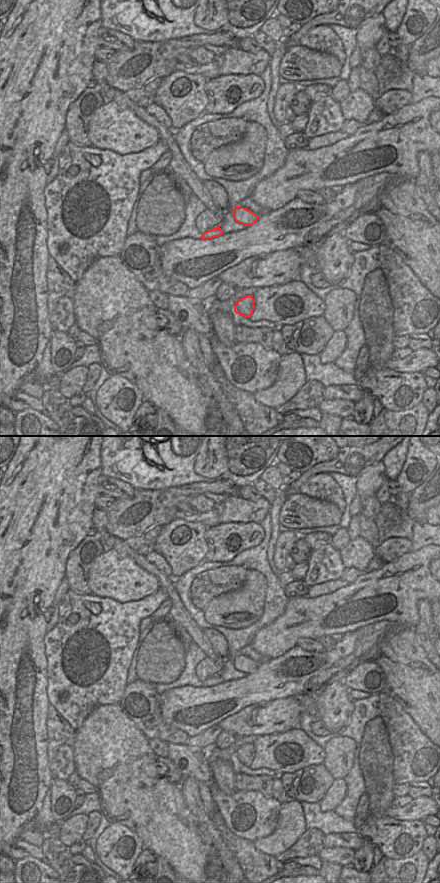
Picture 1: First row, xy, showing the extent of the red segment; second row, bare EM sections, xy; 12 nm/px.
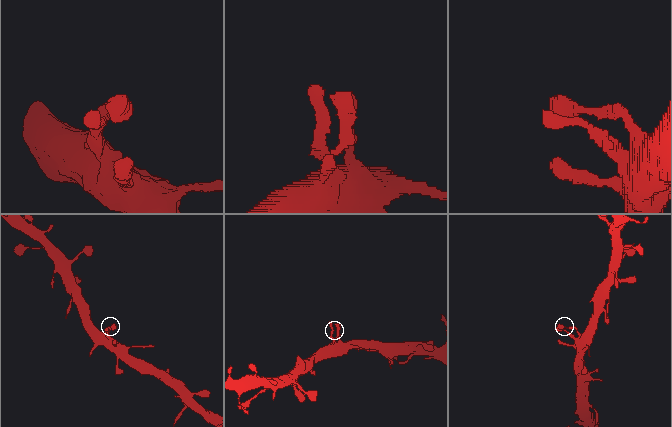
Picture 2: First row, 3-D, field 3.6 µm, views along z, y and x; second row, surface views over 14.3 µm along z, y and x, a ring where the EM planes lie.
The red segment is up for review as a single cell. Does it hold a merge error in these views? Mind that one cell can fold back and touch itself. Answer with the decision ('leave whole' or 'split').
leave whole

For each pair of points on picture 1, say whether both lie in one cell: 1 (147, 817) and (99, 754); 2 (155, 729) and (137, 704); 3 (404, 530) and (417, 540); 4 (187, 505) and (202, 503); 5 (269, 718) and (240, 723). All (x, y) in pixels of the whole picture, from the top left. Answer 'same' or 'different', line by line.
1: same
2: same
3: different
4: same
5: same

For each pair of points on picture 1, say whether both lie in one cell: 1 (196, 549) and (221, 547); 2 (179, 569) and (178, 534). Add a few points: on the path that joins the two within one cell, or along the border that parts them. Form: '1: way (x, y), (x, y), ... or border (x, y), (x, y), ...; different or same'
1: border (207, 528), (205, 532), (207, 553), (204, 559); different
2: way (180, 560), (183, 552), (183, 542); same

